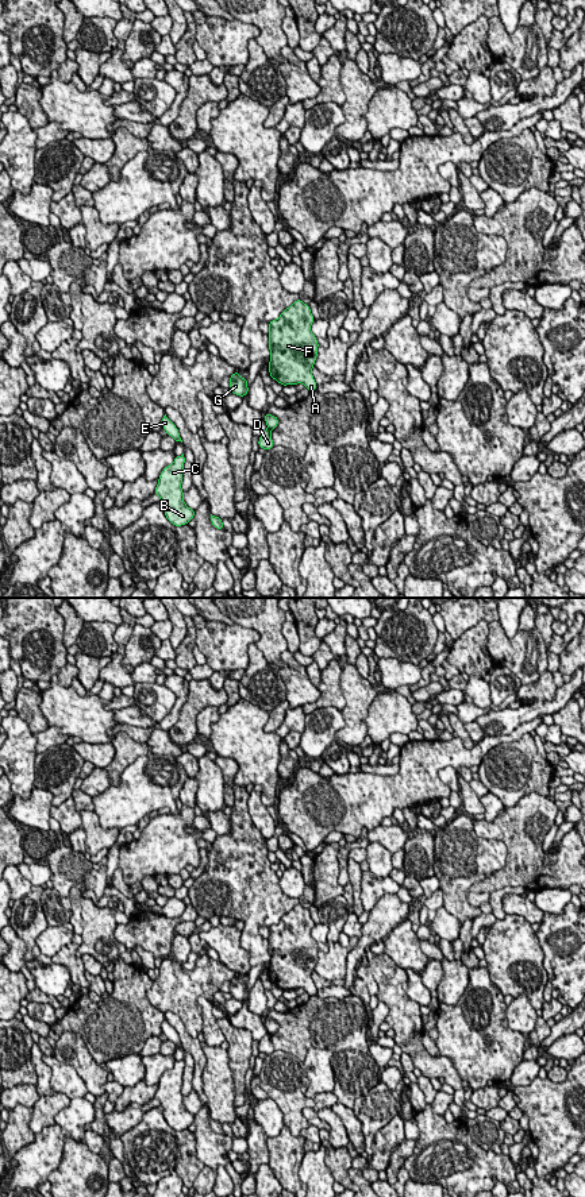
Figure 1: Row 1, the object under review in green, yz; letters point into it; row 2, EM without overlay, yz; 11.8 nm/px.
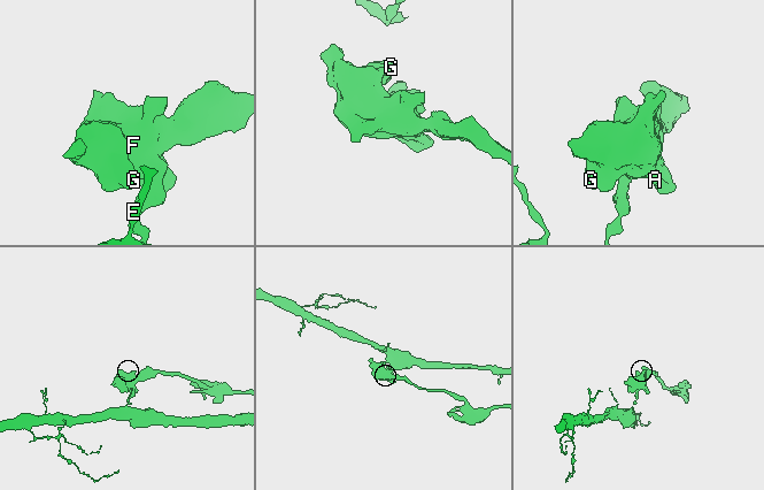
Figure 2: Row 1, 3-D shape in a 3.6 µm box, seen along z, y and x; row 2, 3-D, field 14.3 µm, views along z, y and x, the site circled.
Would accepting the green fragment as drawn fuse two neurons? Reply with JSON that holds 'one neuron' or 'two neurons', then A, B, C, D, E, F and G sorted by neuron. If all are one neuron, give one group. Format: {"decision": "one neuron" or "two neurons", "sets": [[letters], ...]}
{"decision": "two neurons", "sets": [["A", "F", "G"], ["B", "C", "D", "E"]]}

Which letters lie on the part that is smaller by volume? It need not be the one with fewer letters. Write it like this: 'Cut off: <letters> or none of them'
Cut off: A, F, G

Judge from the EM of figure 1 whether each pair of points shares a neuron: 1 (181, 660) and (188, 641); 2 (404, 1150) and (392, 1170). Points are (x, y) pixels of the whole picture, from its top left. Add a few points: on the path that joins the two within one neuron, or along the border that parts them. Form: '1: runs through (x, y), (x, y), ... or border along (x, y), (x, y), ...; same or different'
1: runs through (184, 656), (187, 645); same
2: runs through (399, 1155), (395, 1165); same

